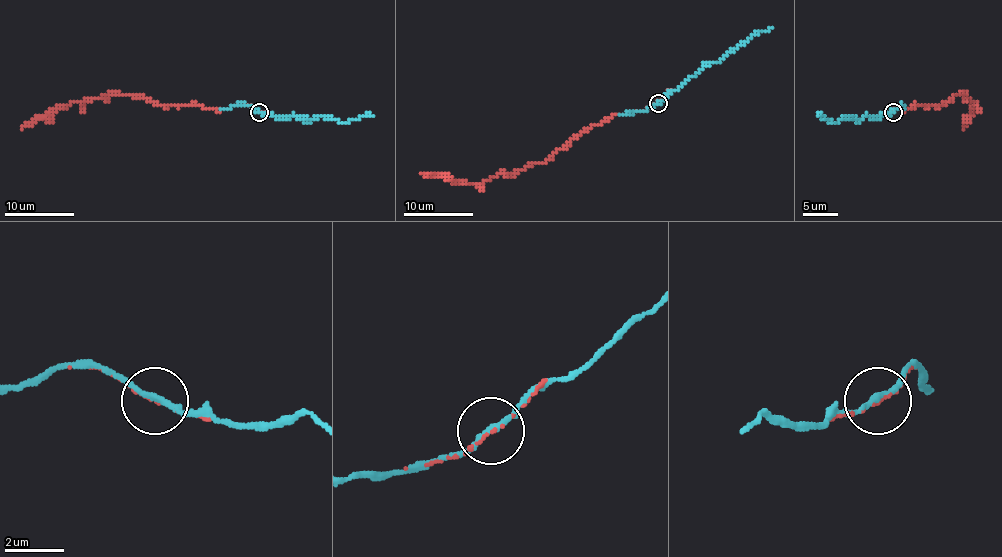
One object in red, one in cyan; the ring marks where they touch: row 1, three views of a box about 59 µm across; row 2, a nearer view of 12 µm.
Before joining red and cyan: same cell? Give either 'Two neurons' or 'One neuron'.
One neuron

